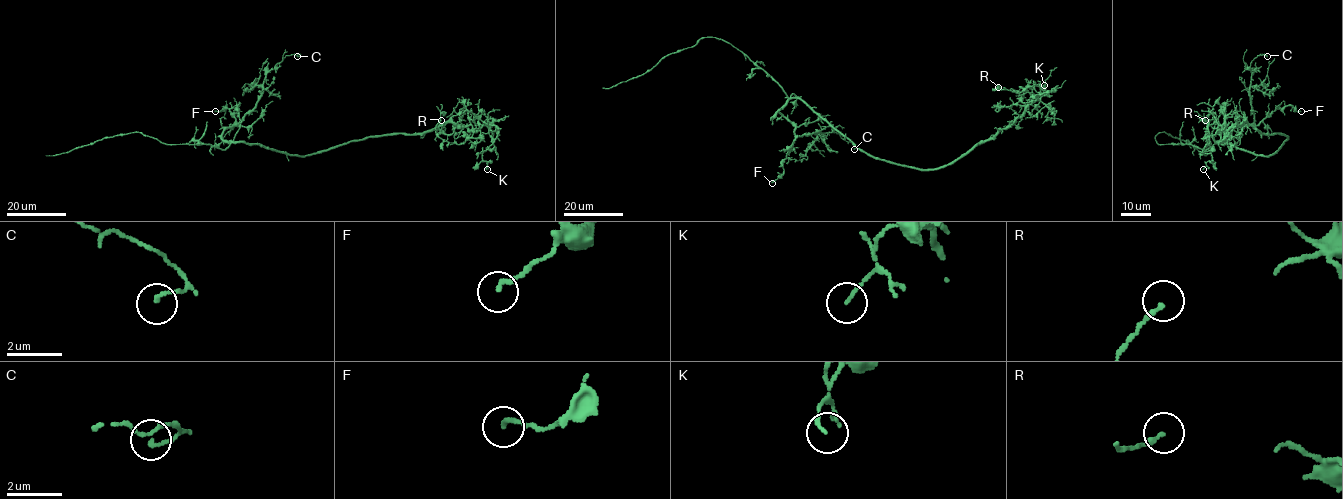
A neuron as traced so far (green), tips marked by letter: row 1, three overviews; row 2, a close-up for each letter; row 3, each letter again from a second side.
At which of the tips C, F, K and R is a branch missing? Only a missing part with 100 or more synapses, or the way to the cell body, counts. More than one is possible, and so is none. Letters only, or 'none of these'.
none of these

